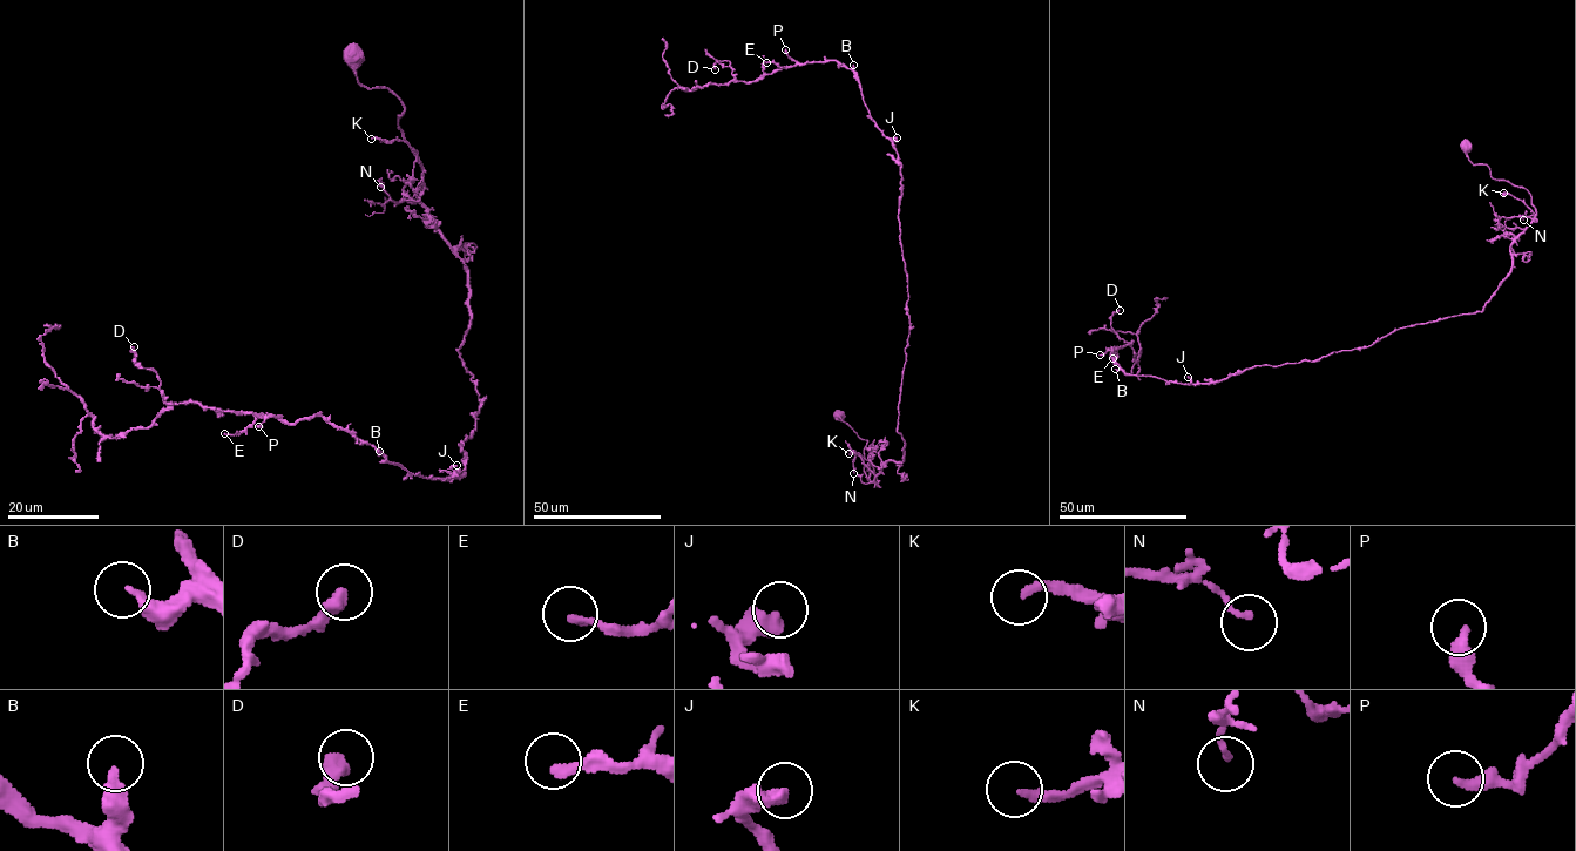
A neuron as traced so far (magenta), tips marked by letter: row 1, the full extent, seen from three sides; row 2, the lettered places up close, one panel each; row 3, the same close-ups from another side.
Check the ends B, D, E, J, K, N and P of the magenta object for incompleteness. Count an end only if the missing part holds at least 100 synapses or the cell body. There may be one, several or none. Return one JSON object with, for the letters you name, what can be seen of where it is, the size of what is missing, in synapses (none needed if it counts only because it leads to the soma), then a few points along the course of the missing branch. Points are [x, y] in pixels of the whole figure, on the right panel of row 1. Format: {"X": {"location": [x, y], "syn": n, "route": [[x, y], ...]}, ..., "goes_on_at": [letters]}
{"goes_on_at": []}

